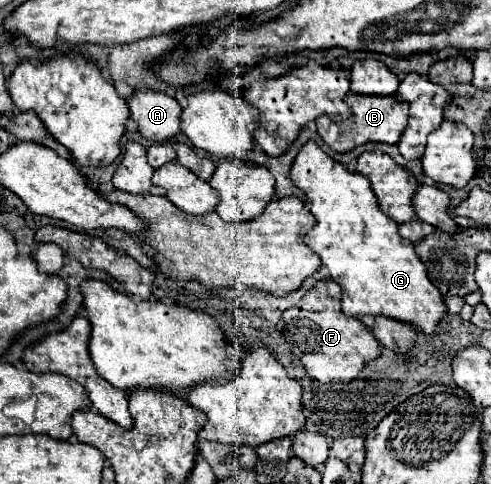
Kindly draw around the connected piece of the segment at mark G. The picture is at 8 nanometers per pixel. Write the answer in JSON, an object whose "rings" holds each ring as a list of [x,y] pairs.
{"rings":[[[309,139],[297,153],[291,165],[291,179],[307,195],[311,203],[311,213],[317,219],[315,227],[305,235],[305,245],[317,251],[323,265],[331,271],[331,279],[341,287],[343,313],[351,317],[381,313],[399,321],[413,323],[423,333],[433,333],[441,317],[447,313],[443,297],[439,289],[429,281],[421,259],[413,249],[413,243],[405,241],[397,231],[397,223],[381,213],[371,183],[363,175],[353,173],[345,165],[333,161],[325,151],[321,151],[321,147],[313,139]]]}

